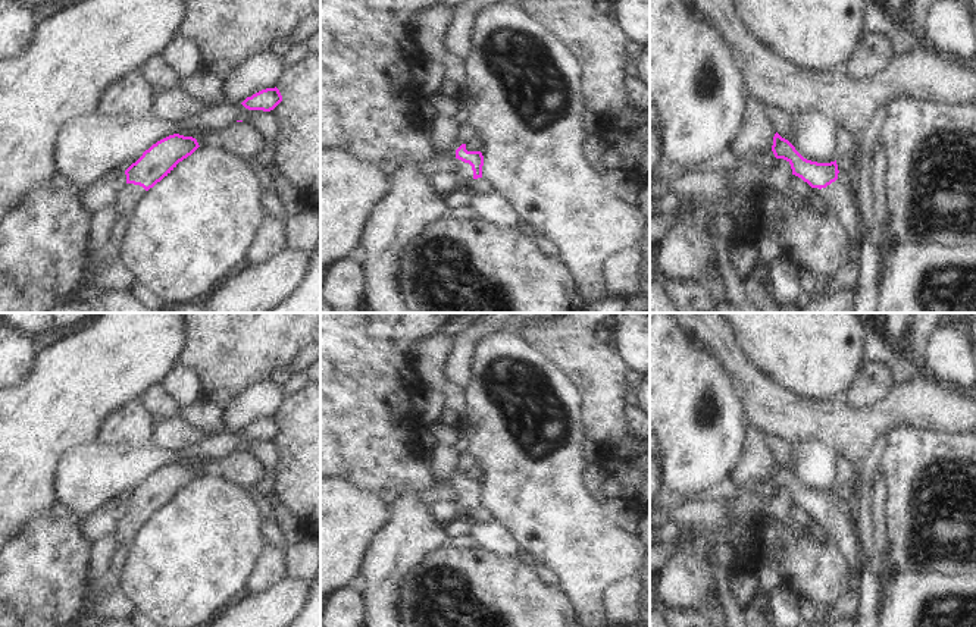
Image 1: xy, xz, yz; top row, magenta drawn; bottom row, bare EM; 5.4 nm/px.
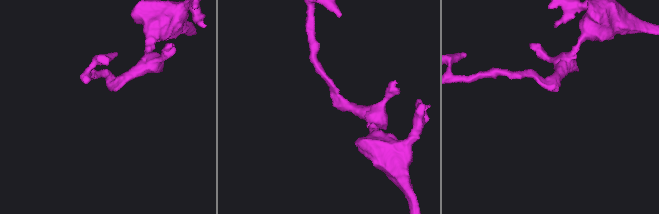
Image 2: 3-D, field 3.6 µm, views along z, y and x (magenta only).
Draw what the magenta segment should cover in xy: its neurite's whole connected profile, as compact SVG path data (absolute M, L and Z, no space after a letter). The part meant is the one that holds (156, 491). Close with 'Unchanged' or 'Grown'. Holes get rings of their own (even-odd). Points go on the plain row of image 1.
M173 463L146 479L125 499L126 512L119 517L116 529L119 545L132 545L146 527L147 520L168 505L179 490L191 485L198 476L195 467Z. Grown.

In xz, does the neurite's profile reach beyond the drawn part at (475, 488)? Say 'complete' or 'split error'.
split error

